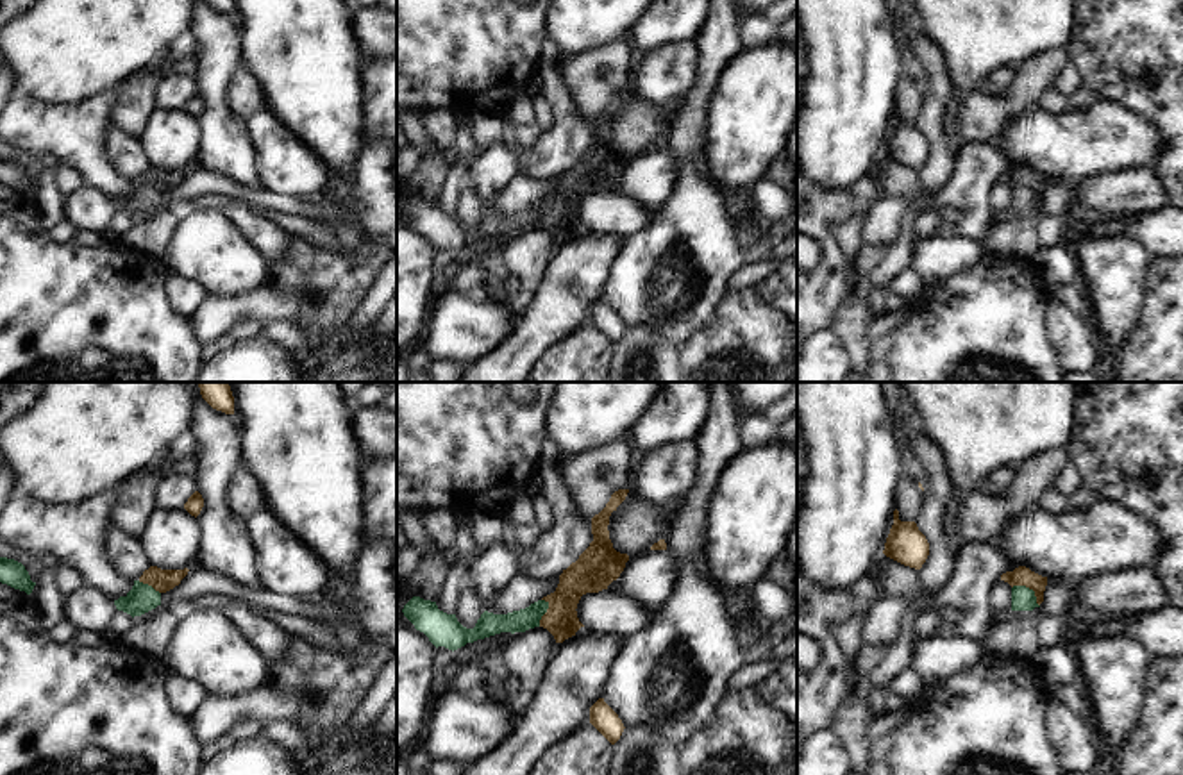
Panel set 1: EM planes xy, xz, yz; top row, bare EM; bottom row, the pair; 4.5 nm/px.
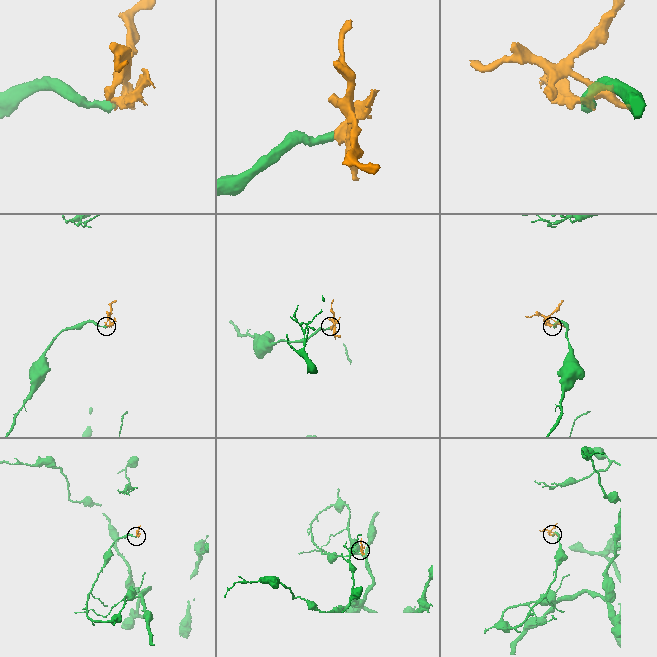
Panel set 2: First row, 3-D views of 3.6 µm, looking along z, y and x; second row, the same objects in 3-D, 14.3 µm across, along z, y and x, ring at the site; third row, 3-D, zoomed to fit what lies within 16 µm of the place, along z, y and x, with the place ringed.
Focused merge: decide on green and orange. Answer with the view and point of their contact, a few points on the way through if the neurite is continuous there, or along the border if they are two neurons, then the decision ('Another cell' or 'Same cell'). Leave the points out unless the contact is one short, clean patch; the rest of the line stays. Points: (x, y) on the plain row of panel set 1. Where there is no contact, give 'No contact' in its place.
Touches green at yz (1028, 188). Boundary: yz (1012, 186), (1028, 186), (1039, 206). Another cell

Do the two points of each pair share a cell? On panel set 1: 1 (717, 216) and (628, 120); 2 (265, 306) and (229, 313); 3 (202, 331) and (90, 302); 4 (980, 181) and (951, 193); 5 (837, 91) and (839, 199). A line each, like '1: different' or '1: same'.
1: different
2: same
3: different
4: same
5: different

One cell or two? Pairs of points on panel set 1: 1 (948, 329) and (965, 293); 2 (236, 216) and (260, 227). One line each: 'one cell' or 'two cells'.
1: one cell
2: one cell

